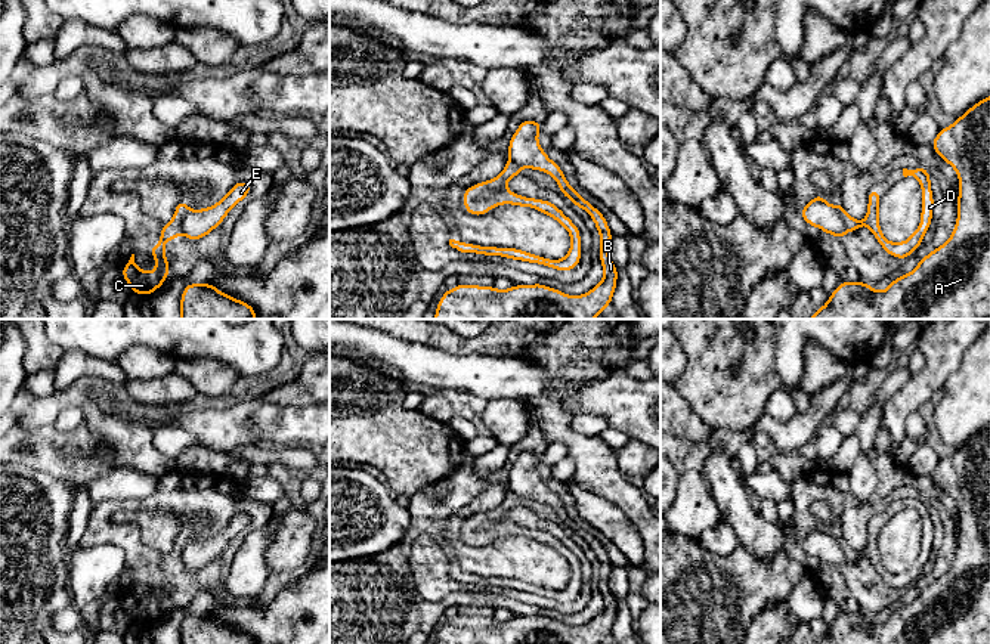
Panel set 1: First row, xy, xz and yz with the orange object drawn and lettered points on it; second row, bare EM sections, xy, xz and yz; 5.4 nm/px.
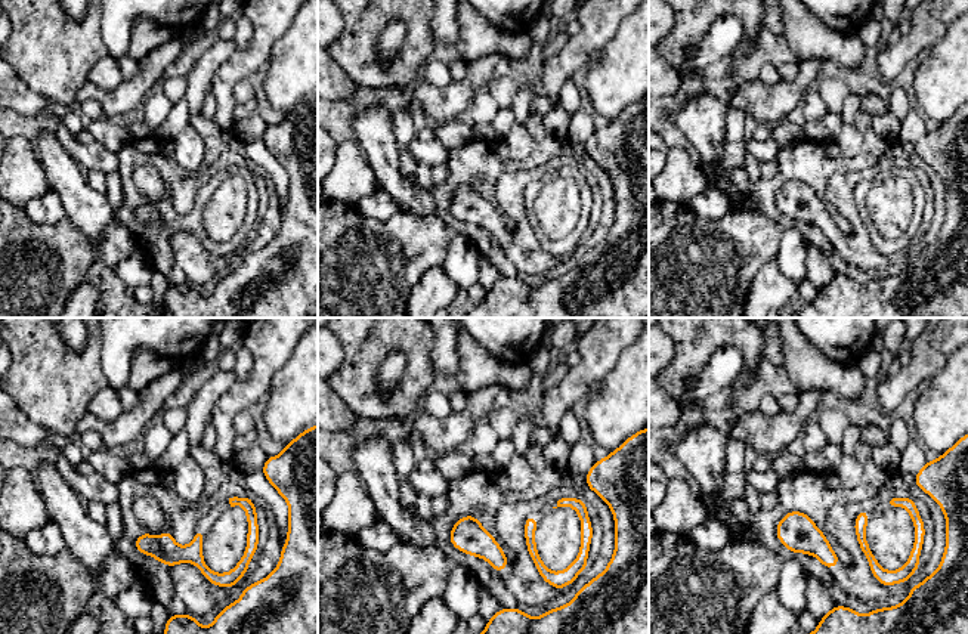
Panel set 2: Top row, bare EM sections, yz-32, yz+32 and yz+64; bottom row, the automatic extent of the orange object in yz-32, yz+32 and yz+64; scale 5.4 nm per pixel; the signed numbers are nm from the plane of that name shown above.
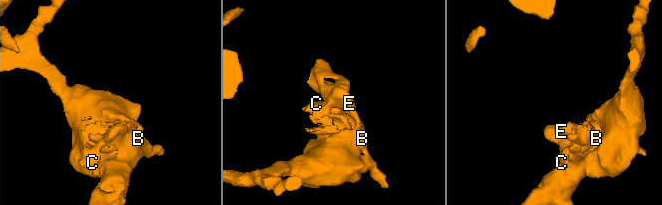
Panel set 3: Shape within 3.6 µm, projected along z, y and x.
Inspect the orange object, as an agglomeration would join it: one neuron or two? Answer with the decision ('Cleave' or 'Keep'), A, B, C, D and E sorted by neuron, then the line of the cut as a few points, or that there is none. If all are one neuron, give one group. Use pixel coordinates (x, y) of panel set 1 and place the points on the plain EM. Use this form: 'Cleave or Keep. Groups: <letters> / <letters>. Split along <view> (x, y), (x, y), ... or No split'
Cleave. Groups: A B E / C D. Split along yz (834, 538), (848, 562)

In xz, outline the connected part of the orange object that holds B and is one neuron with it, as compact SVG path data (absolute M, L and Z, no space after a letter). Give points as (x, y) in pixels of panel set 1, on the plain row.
M522 452L510 470L507 489L520 499L553 507L560 523L590 545L600 566L598 589L604 603L603 610L582 626L569 626L542 614L513 616L508 620L458 614L445 622L434 644L603 644L612 635L618 600L609 586L613 566L607 551L569 515L559 495L547 487L538 473L539 464L539 452Z

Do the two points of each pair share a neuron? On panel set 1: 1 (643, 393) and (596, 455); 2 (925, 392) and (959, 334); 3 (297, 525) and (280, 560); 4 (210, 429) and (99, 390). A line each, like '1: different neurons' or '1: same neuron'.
1: different neurons
2: same neuron
3: same neuron
4: different neurons

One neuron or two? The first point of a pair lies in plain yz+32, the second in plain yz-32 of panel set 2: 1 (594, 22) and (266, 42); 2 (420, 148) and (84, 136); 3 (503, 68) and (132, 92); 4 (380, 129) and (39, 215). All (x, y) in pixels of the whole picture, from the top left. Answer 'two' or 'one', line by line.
1: one
2: two
3: two
4: two

